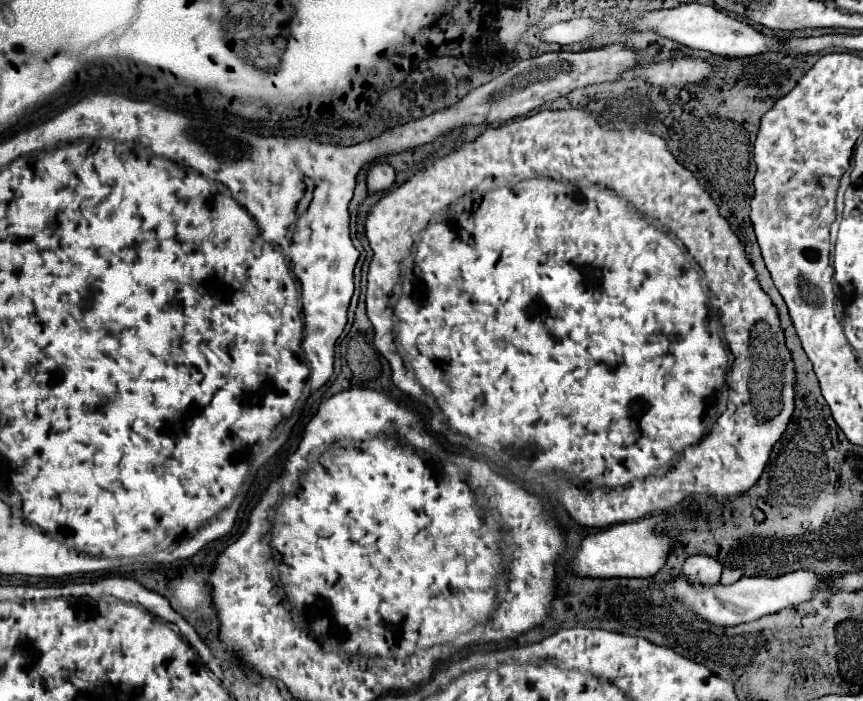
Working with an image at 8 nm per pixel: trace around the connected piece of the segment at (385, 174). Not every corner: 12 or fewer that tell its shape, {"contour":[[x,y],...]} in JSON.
{"contour":[[372,164],[368,192],[382,194],[394,184],[390,164]]}

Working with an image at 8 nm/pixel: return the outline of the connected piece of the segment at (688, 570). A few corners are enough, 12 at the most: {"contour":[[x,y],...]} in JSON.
{"contour":[[690,556],[682,566],[694,584],[716,584],[722,564]]}

